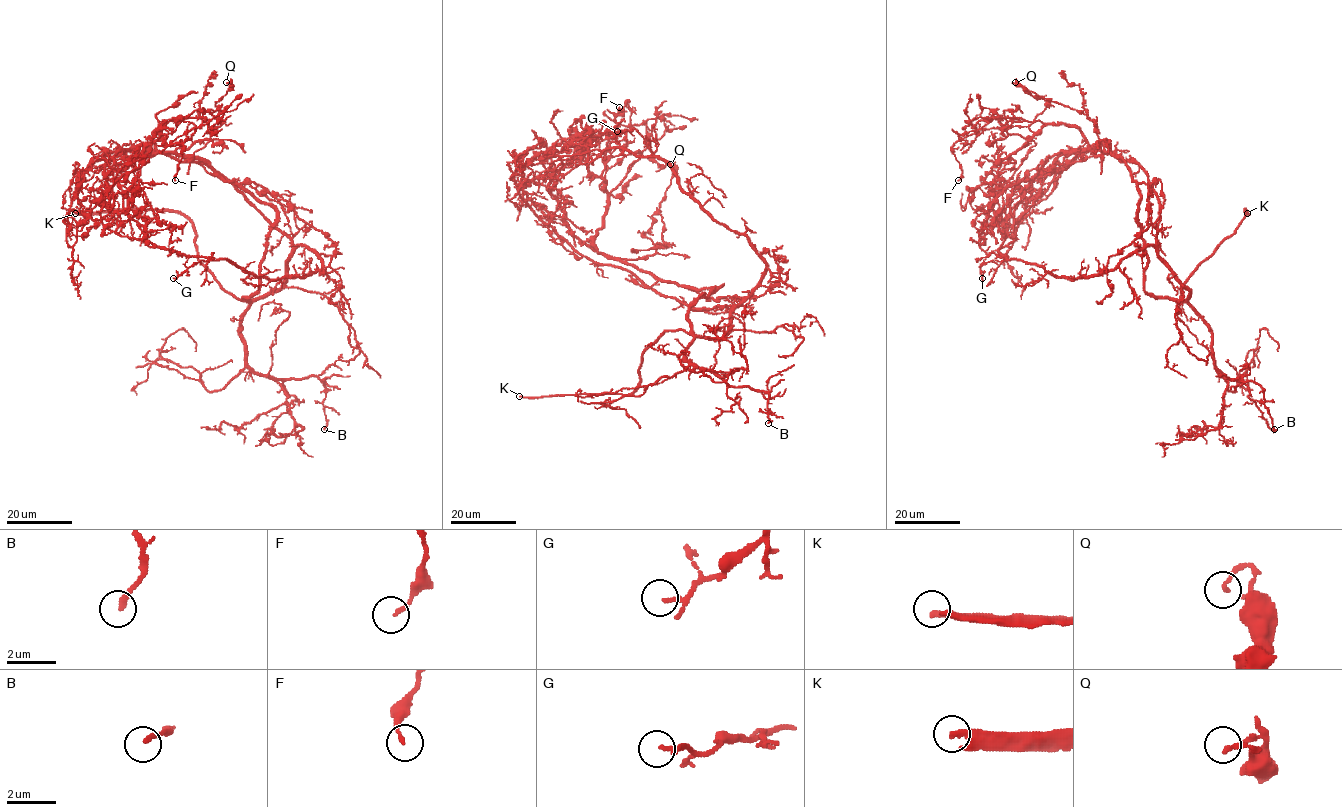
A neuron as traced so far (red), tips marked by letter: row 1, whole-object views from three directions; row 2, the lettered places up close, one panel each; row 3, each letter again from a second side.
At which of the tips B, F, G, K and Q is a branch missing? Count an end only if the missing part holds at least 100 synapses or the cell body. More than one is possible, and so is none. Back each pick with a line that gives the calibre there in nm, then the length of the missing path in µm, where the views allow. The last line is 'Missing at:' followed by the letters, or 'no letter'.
K: calibre 260 nm; missing 40 µm
Missing at: K

